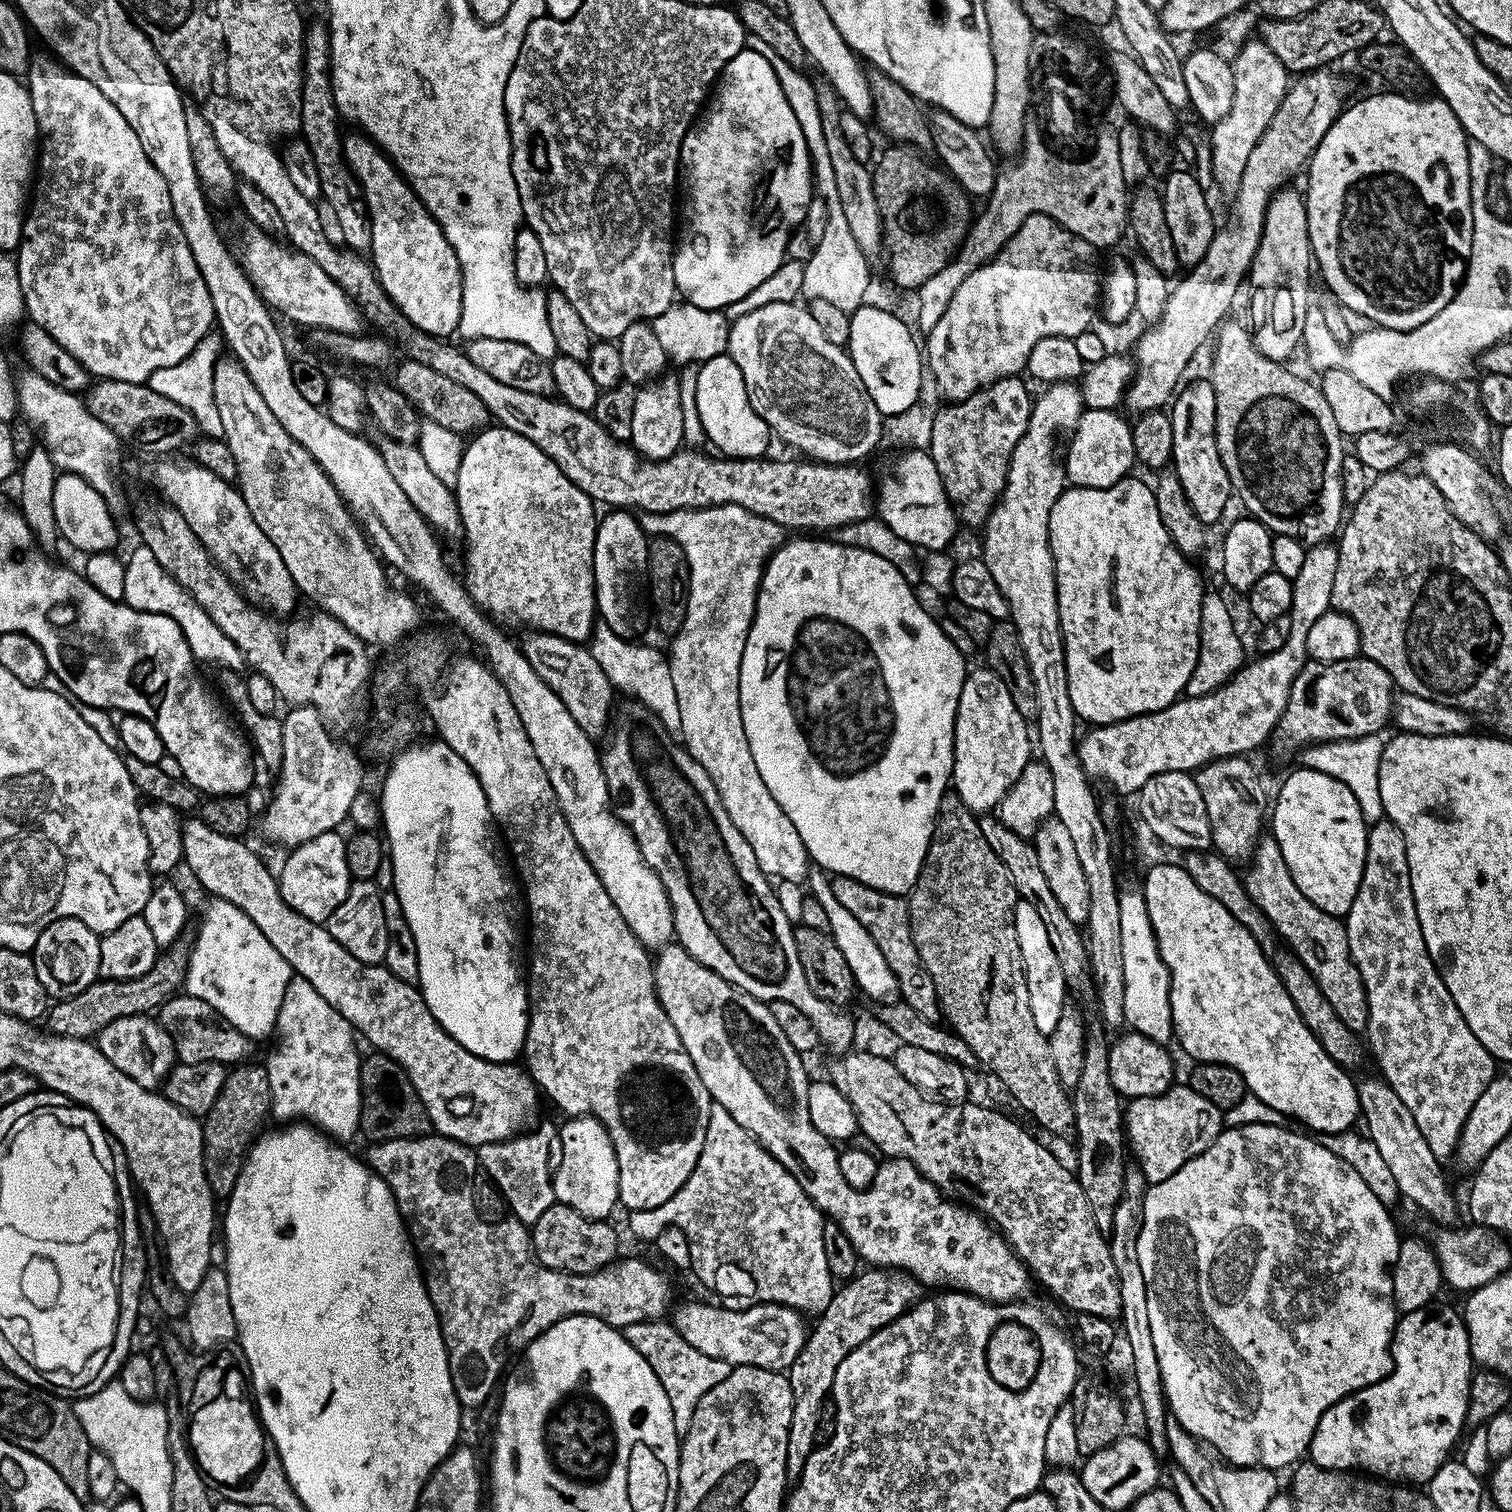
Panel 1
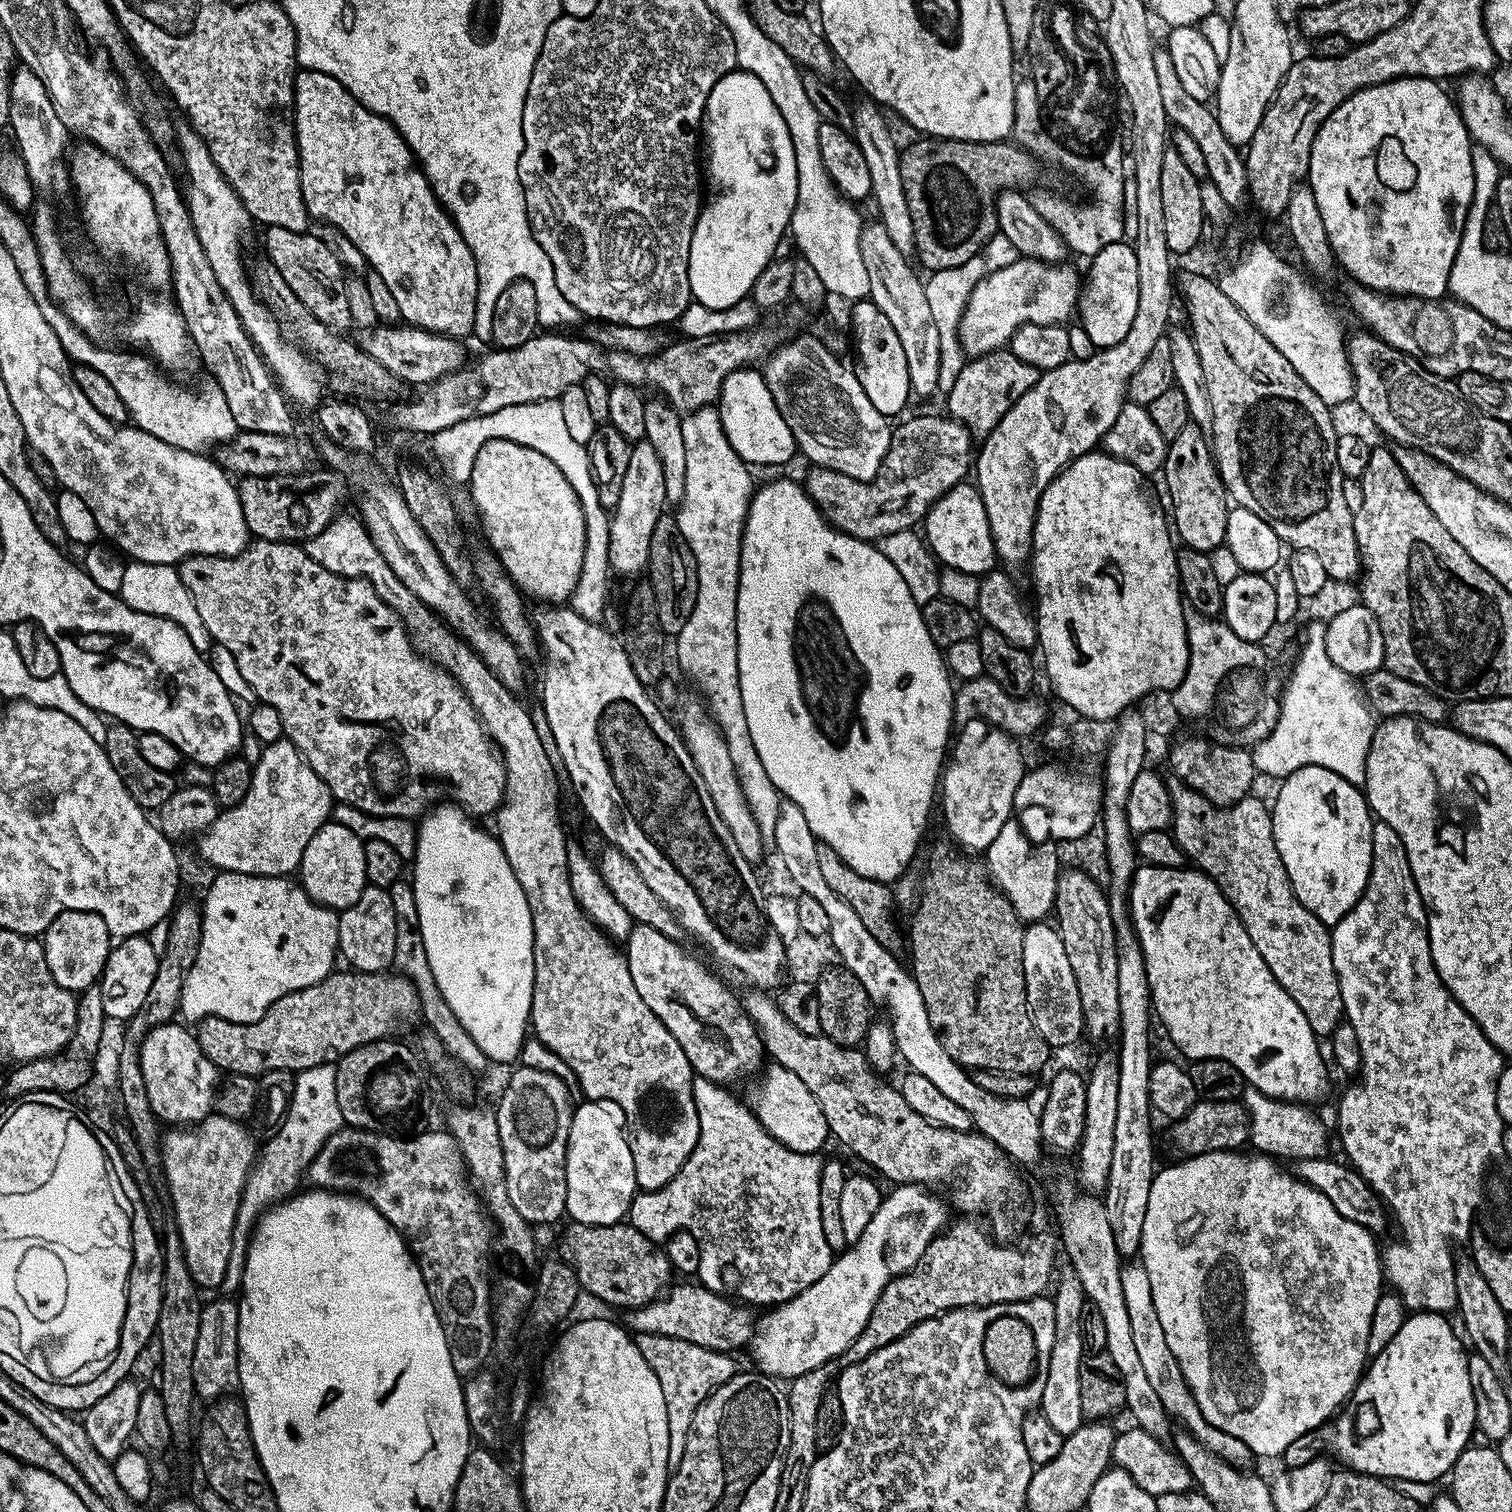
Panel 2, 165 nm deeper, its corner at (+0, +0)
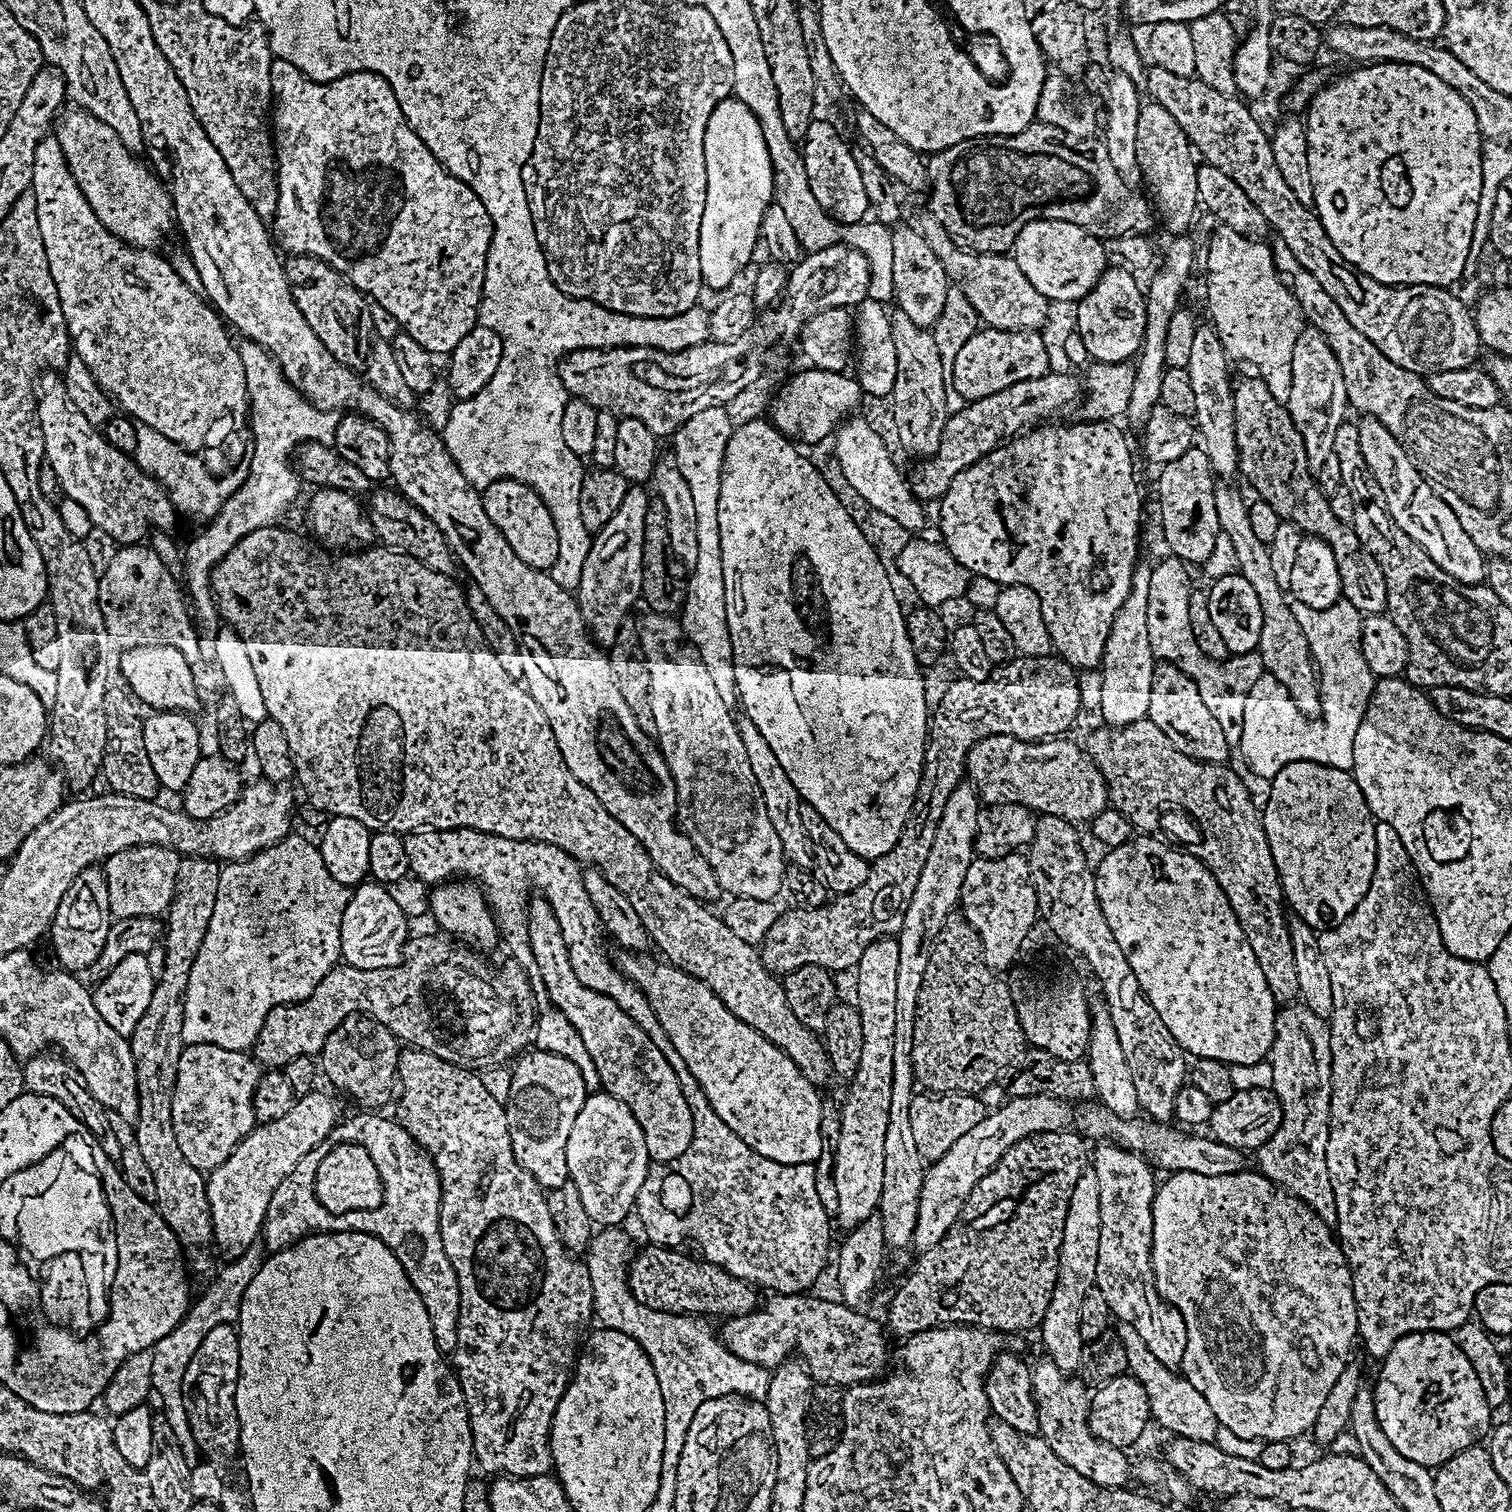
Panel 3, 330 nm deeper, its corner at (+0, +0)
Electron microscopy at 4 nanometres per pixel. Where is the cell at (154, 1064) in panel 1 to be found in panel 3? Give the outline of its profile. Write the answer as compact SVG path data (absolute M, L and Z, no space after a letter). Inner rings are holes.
M184 1044L179 1049L177 1078L172 1100L174 1135L186 1162L203 1174L214 1171L233 1150L257 1127L254 1118L254 1086L258 1086L261 1065L247 1051L235 1052L213 1044Z

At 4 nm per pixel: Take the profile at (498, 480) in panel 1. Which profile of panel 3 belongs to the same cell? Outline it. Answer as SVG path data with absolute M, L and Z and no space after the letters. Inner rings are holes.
M495 480L483 489L484 509L490 514L490 522L502 530L506 542L531 568L551 569L554 558L558 558L558 530L554 530L554 518L535 490L521 480Z

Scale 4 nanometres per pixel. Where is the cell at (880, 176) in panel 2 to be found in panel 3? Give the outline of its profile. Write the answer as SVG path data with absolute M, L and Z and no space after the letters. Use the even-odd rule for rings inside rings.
M908 226L895 227L892 230L891 250L893 251L893 297L897 309L902 311L915 325L933 327L941 316L946 294L950 287L948 275L941 260L935 254L924 234Z

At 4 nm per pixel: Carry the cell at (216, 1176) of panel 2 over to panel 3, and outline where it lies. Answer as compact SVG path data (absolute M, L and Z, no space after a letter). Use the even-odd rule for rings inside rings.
M308 1092L299 1097L292 1109L282 1118L269 1124L262 1124L252 1129L252 1132L222 1162L214 1171L207 1173L206 1183L208 1191L208 1205L210 1206L210 1218L212 1219L212 1238L214 1248L225 1261L237 1260L251 1244L261 1239L266 1210L270 1206L270 1198L274 1198L274 1190L278 1190L278 1182L330 1134L330 1130L338 1122L336 1116L336 1104L324 1092Z

